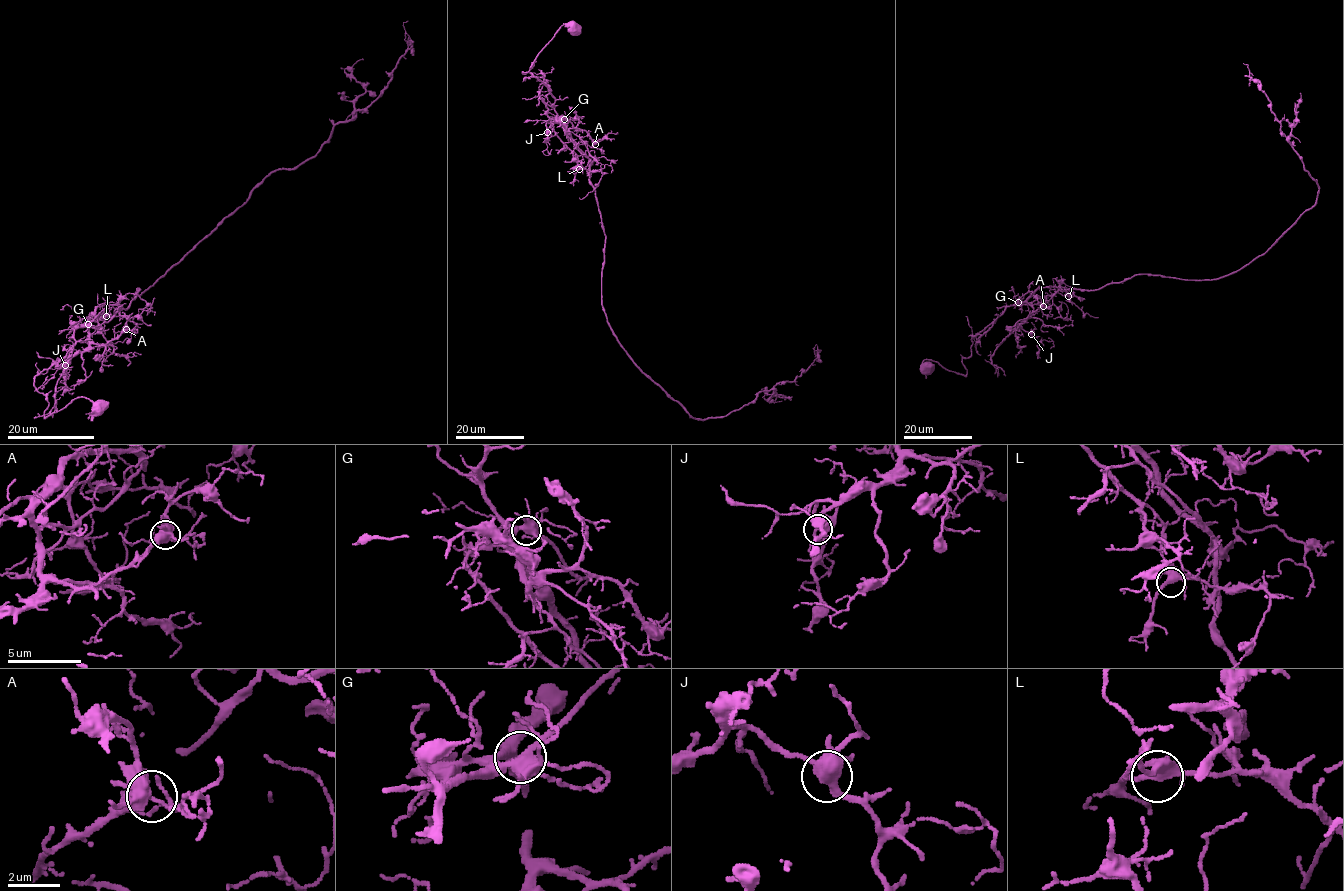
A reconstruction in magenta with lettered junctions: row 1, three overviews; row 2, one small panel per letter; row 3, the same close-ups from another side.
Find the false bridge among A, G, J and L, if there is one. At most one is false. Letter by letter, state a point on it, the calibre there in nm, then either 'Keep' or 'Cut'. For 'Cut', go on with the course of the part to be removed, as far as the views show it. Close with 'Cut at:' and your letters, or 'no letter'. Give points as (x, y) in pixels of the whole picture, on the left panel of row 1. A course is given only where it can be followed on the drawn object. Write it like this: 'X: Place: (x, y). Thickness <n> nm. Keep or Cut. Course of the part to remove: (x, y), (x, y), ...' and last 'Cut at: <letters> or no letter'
A: Place: (126, 329). Thickness 480 nm. Keep
G: Place: (88, 324). Thickness 420 nm. Keep
J: Place: (65, 365). Thickness 400 nm. Keep
L: Place: (106, 316). Thickness 360 nm. Keep
Cut at: no letter

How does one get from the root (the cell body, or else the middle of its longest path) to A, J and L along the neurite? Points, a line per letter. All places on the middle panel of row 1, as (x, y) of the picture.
A: (575, 29), (563, 25), (522, 72), (532, 73), (547, 88), (565, 134), (571, 128), (584, 130), (595, 144)
J: (575, 29), (563, 25), (522, 72), (536, 76), (555, 100), (565, 134), (565, 126), (552, 119), (546, 131)
L: (575, 29), (563, 25), (522, 72), (536, 76), (555, 100), (560, 121), (551, 128), (576, 155), (579, 169)

